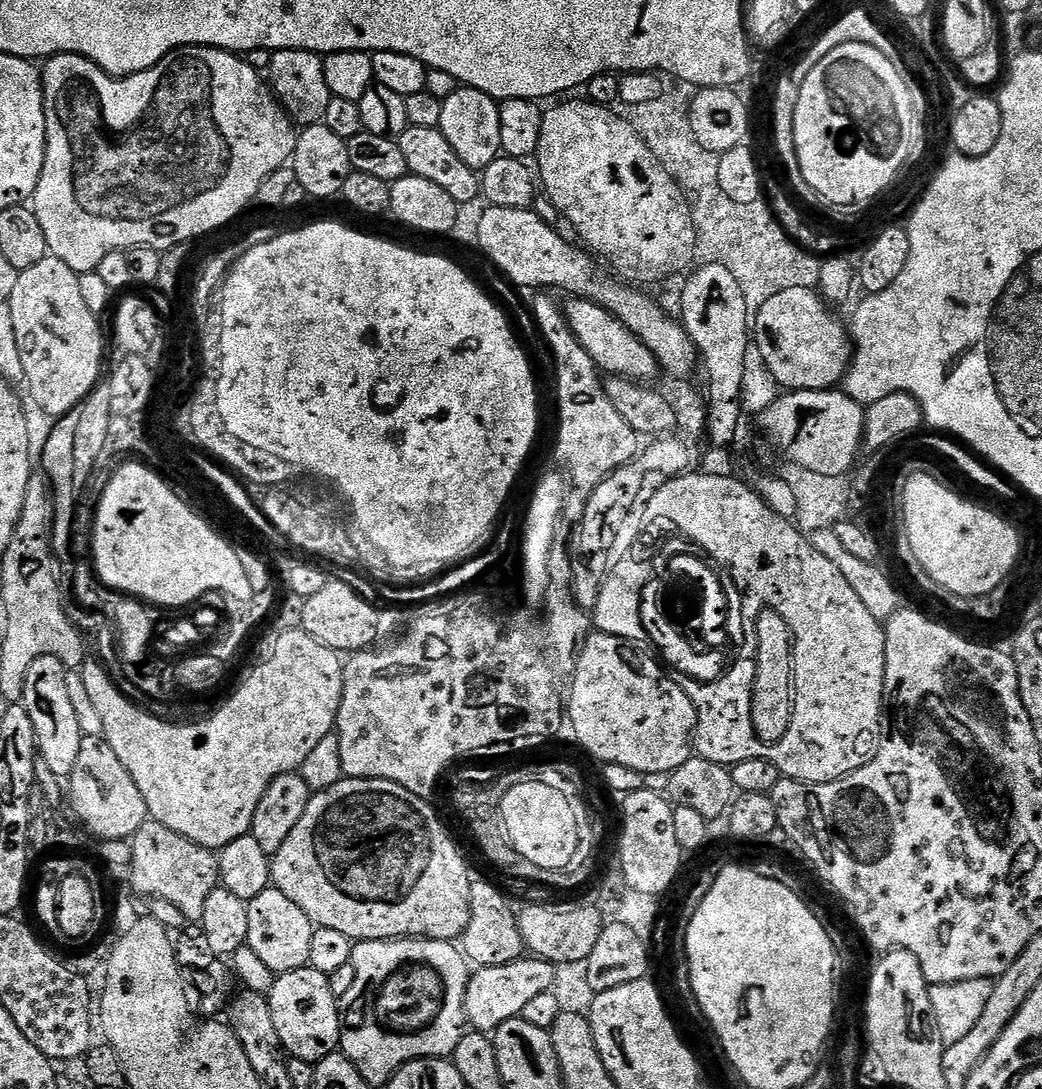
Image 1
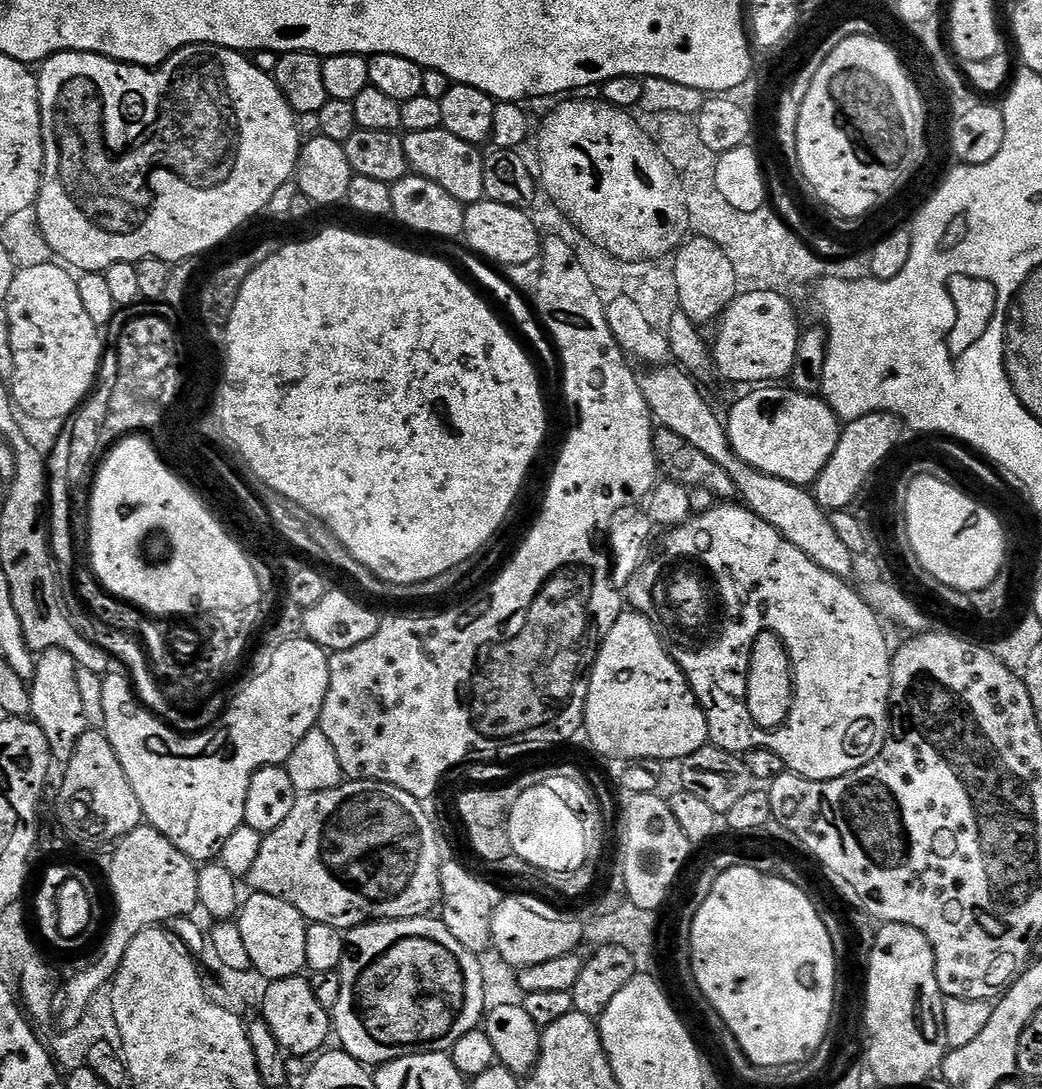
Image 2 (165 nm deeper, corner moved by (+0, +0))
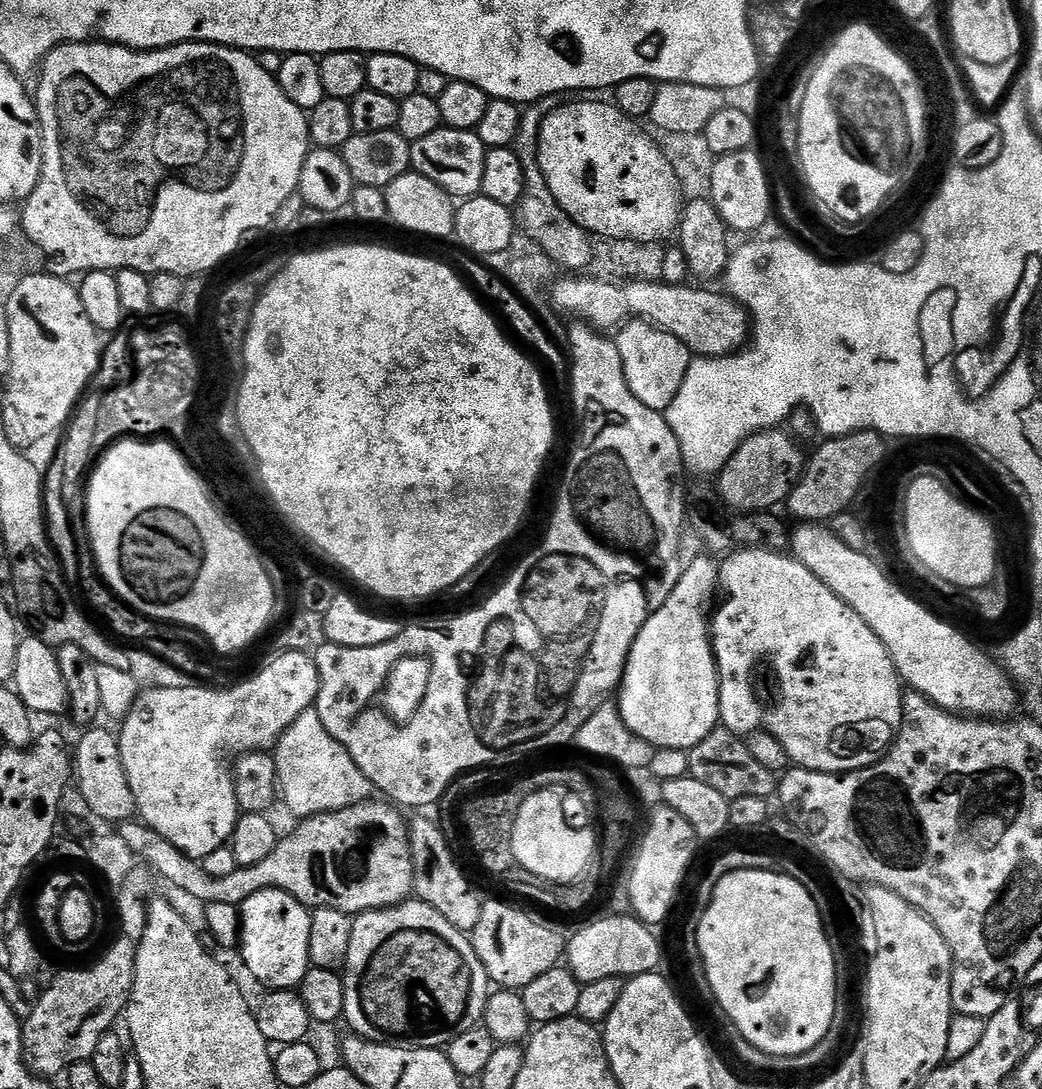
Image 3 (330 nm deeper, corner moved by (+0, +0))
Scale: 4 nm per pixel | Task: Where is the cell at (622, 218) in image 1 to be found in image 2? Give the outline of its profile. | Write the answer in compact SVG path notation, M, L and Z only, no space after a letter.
M564 98L559 101L560 104L556 109L553 110L552 113L549 114L548 117L544 120L544 125L539 125L538 128L538 136L540 132L540 172L538 168L538 180L539 183L543 186L545 190L547 190L554 200L554 202L565 212L568 218L574 223L577 228L579 228L580 232L586 236L586 238L595 242L598 246L602 248L604 251L608 251L614 258L622 259L626 263L638 263L640 260L652 260L652 259L660 259L663 256L671 256L673 253L679 249L680 245L684 243L685 240L689 239L689 235L684 233L685 227L685 211L684 211L684 196L681 195L680 184L677 183L676 176L673 176L672 168L669 167L665 160L661 159L659 155L656 153L656 148L652 147L652 144L645 140L645 136L641 135L641 131L639 129L637 121L634 119L633 113L631 111L625 110L623 108L616 108L612 104L605 104L603 99L596 98L596 100L572 100L576 98Z

